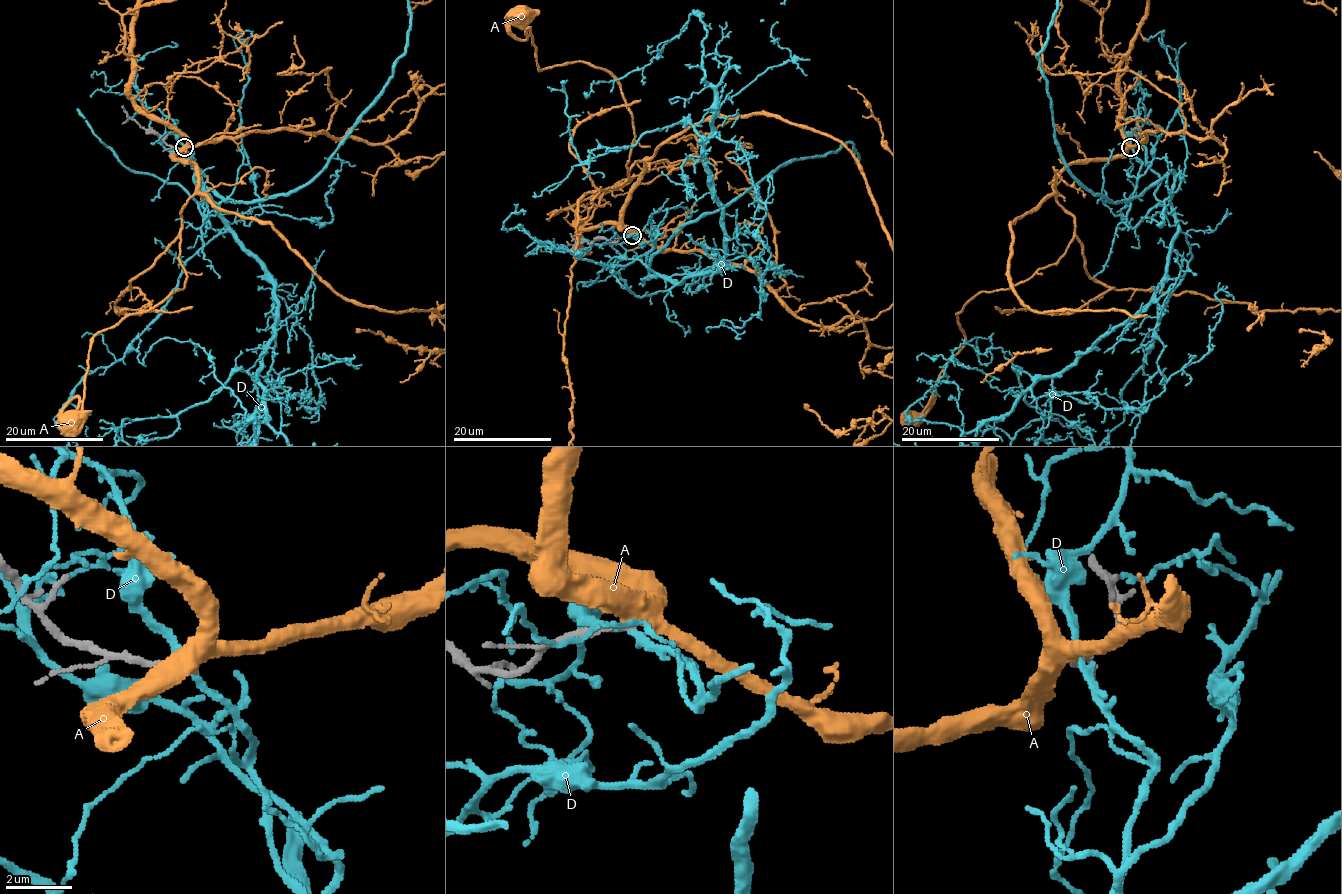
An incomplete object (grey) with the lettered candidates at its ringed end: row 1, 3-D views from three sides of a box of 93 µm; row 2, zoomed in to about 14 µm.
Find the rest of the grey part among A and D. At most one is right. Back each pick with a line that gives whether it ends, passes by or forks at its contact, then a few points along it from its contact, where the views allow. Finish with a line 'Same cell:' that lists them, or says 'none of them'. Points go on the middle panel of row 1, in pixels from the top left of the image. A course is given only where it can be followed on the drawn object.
Same cell: none of them

